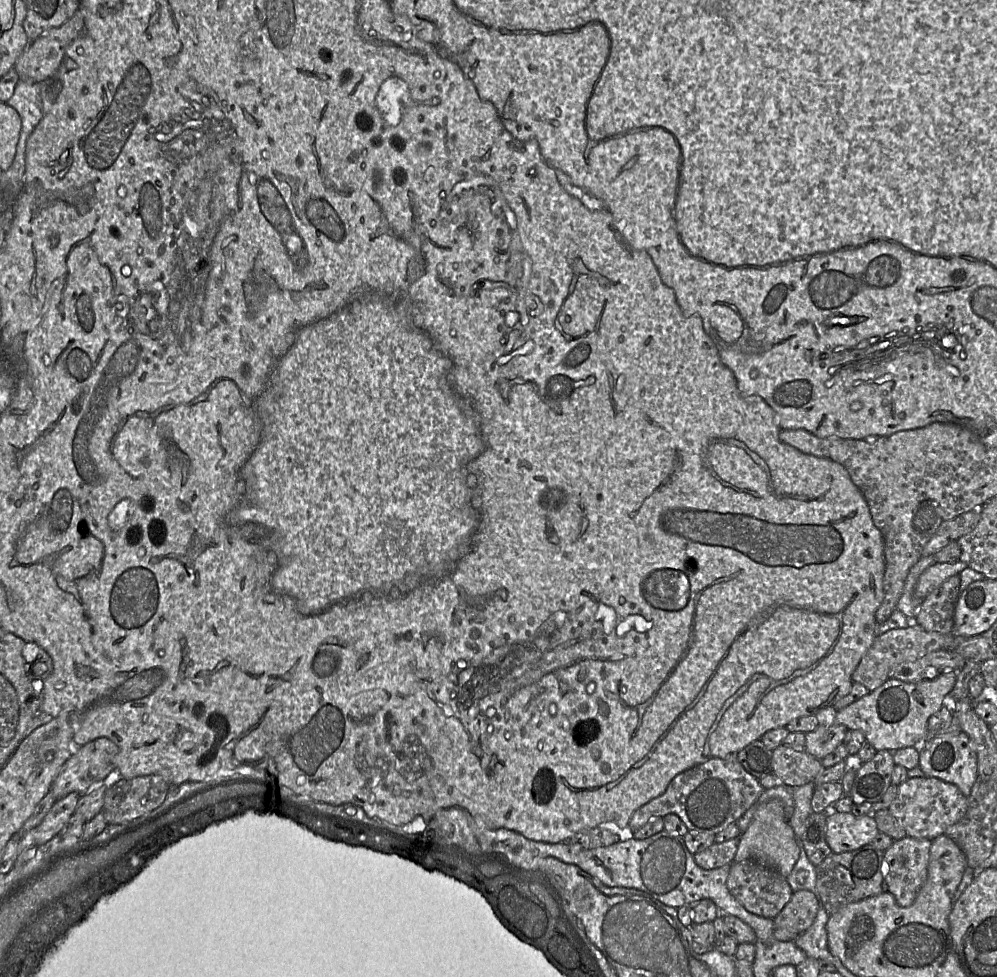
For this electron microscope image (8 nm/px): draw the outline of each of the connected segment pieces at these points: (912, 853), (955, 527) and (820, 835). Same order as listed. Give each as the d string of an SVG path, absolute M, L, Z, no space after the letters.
M905 837L884 851L884 882L897 904L911 906L924 885L931 840Z
M974 509L943 522L923 549L922 557L934 556L943 547L971 532L979 523L981 513Z
M812 812L806 819L800 838L809 861L816 867L832 853L825 837L827 816L827 813Z

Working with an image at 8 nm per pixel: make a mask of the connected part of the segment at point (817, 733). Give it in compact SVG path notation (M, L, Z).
M843 724L819 725L814 731L804 733L804 750L817 759L823 759L843 743L847 731L848 728Z

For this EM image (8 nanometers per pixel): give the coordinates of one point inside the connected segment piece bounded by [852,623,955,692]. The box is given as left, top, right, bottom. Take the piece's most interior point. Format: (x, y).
(892, 648)

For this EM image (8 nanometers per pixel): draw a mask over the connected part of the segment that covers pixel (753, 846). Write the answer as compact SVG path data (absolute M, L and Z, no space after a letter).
M773 799L760 805L747 830L740 835L739 846L734 862L747 859L777 870L787 878L799 859L799 847L793 828L785 819L783 803Z

